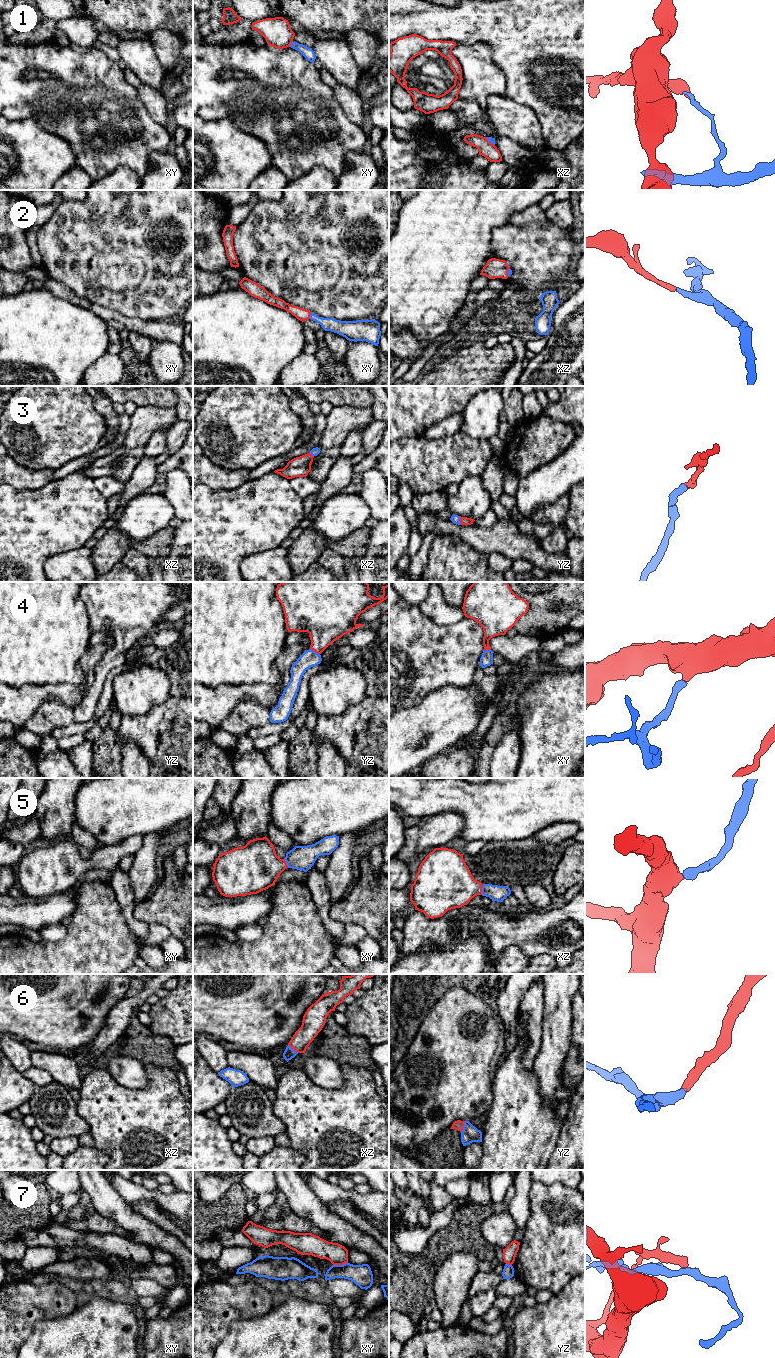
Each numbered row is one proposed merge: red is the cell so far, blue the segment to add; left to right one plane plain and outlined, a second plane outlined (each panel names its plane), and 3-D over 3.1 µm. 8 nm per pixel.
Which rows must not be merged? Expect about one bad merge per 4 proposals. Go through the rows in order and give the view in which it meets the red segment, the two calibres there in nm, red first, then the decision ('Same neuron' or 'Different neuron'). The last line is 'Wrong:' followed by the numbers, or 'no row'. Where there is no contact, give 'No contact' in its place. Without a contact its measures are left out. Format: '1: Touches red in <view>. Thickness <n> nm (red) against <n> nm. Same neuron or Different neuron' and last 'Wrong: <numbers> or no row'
1: Touches red in xy. Thickness 220 nm (red) against 90 nm. Different neuron
2: Touches red in xy. Thickness 100 nm (red) against 110 nm. Same neuron
3: Touches red in yz. Thickness 60 nm (red) against 70 nm. Same neuron
4: Touches red in yz. Thickness 320 nm (red) against 140 nm. Same neuron
5: Touches red in xz. Thickness 380 nm (red) against 130 nm. Same neuron
6: Touches red in yz. Thickness 70 nm (red) against 140 nm. Same neuron
7: Touches red in xy. Thickness 160 nm (red) against 170 nm. Different neuron
Wrong: 1, 7

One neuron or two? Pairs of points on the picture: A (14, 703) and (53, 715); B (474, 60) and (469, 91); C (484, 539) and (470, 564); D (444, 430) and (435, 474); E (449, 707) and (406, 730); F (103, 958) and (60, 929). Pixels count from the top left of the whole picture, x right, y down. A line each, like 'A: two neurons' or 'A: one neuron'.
A: two neurons
B: one neuron
C: two neurons
D: two neurons
E: one neuron
F: two neurons

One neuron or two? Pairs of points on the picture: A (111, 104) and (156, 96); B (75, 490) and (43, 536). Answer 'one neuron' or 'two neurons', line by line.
A: two neurons
B: one neuron

